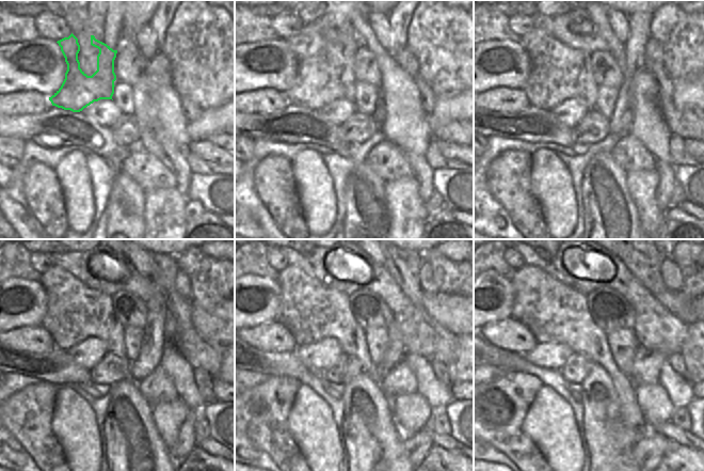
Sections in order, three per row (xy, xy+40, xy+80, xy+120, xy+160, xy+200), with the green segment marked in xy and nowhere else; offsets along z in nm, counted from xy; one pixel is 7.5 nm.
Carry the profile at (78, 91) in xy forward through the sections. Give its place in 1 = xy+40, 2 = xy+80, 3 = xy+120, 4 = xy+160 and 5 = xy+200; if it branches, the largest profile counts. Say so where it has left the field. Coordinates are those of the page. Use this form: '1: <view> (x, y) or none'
1: xy+40 (324, 74)
2: xy+80 (558, 73)
3: xy+120 (75, 312)
4: xy+160 (312, 312)
5: xy+200 (555, 313)

